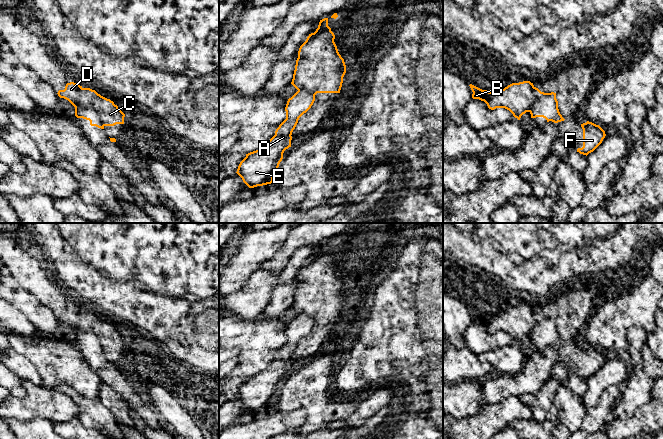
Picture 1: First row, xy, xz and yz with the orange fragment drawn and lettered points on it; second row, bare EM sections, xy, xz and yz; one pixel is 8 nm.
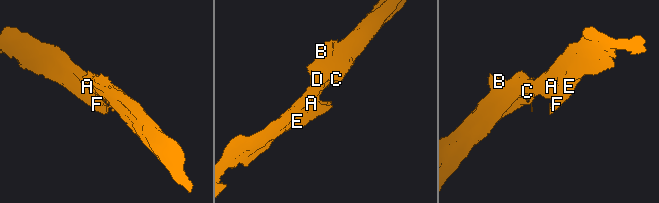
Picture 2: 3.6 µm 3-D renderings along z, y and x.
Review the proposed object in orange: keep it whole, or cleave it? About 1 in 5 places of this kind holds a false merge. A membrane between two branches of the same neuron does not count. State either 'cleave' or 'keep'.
cleave

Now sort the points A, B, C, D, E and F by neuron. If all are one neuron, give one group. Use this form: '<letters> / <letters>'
A E F / B C D

